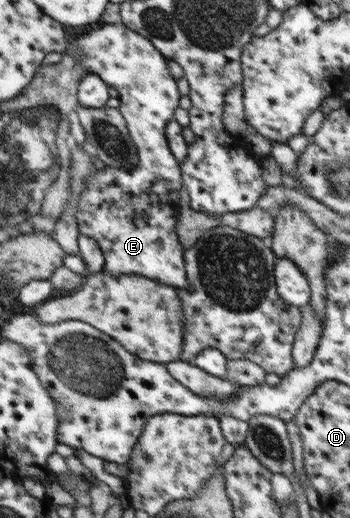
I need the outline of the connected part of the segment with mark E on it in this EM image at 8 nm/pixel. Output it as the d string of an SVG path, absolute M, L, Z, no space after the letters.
M122 22L103 24L103 28L95 28L89 34L74 36L73 41L79 48L78 64L117 90L119 112L126 119L131 140L139 154L139 165L135 165L133 170L120 170L105 165L101 170L93 169L93 173L85 177L85 187L79 193L76 211L80 234L93 238L97 246L100 246L105 259L105 273L115 276L137 273L182 289L187 286L186 261L183 256L185 248L175 233L175 224L178 220L177 214L180 214L179 192L184 183L181 164L166 136L167 123L174 118L175 110L179 106L177 82L167 68L163 52L142 33L127 28Z

